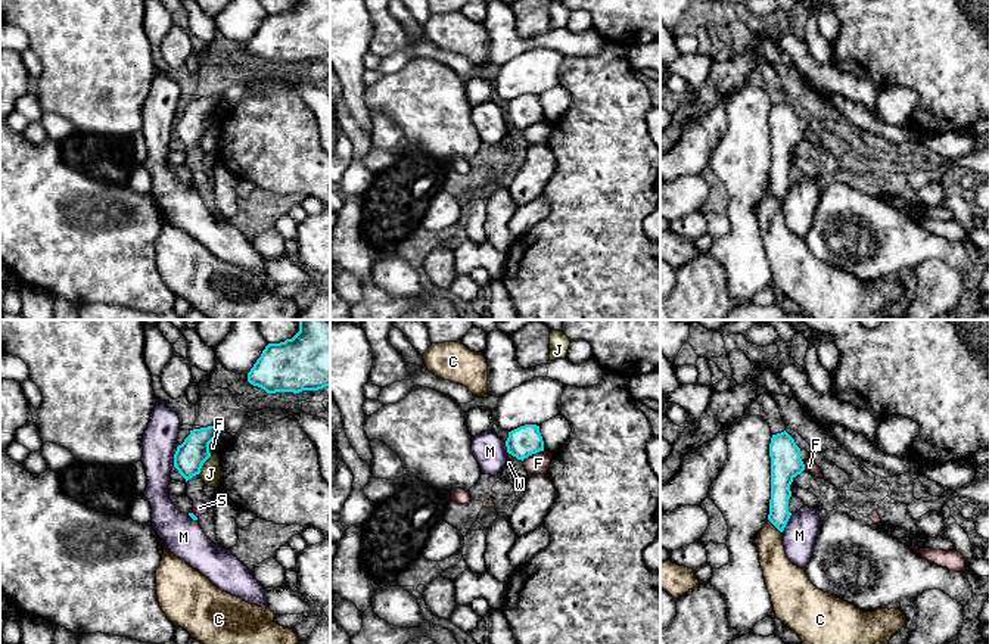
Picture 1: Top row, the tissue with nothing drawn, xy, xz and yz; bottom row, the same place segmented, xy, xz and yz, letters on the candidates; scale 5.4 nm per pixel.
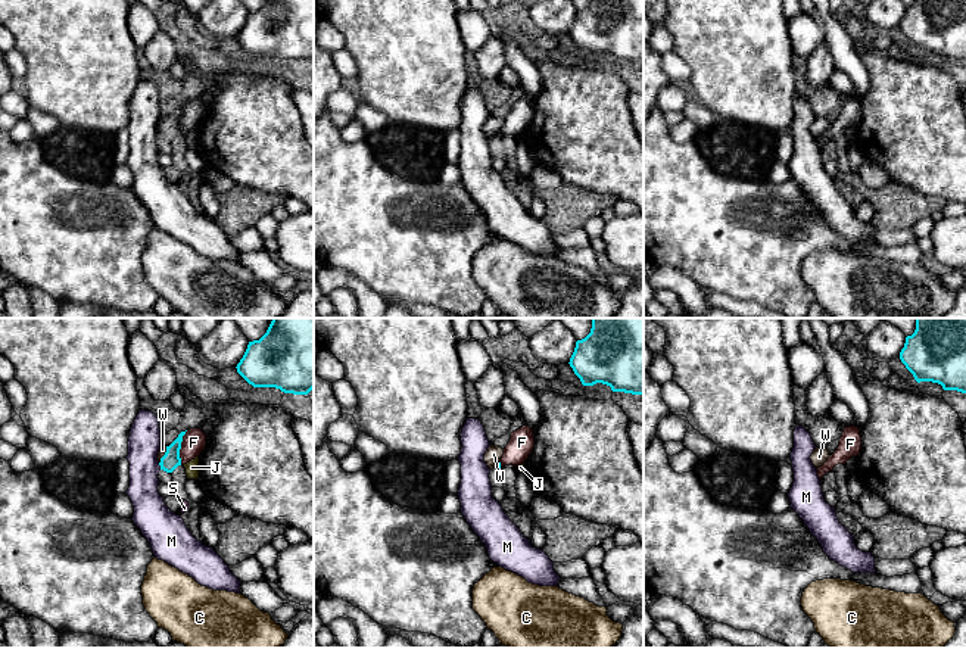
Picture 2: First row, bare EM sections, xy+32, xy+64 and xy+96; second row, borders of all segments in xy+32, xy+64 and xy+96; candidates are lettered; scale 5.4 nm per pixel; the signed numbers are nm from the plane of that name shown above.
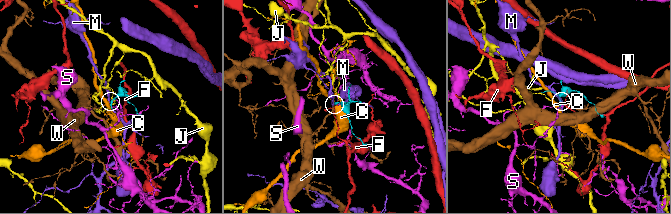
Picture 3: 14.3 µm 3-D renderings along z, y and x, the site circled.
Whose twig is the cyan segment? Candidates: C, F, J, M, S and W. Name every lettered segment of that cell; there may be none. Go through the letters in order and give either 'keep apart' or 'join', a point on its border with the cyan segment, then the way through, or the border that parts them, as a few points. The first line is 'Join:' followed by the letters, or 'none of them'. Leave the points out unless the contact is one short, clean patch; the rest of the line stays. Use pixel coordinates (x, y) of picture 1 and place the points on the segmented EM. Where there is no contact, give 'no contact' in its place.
Join: W
C: keep apart; contact yz (776, 526); border yz (768, 519), (781, 532)
F: keep apart; contact xz (532, 453); border xz (544, 450), (529, 454), (522, 460)
J: keep apart; contact xy (202, 464); border xy (211, 456), (198, 473)
M: keep apart; contact xy (174, 456)
S: keep apart; contact xy (195, 516); border xy (192, 513), (196, 518)
W: join; contact yz (799, 456); way yz (786, 463), (792, 457), (799, 456), (804, 454)

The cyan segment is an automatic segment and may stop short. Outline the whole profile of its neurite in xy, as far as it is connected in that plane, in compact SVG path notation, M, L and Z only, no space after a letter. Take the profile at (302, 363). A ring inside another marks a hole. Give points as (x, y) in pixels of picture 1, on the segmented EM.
M299 320L299 332L292 339L265 346L248 373L248 382L267 393L299 393L330 386L330 320Z

